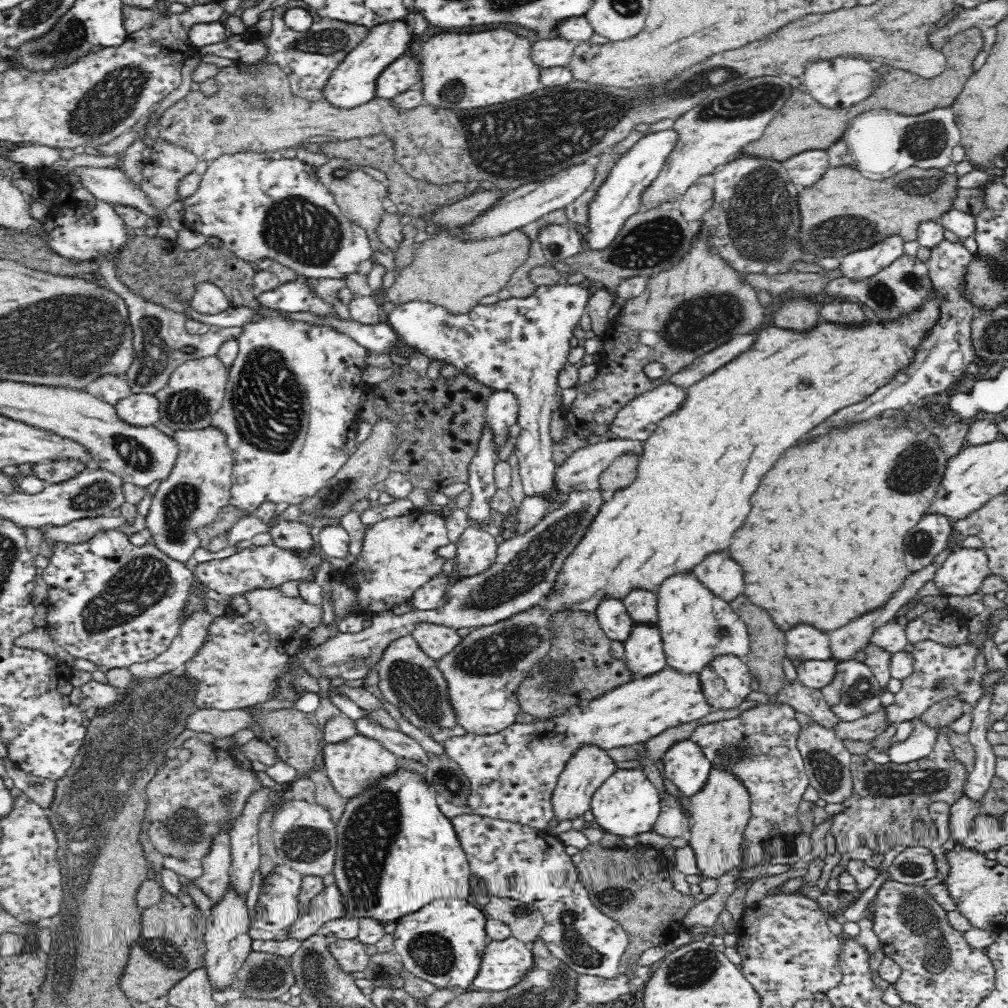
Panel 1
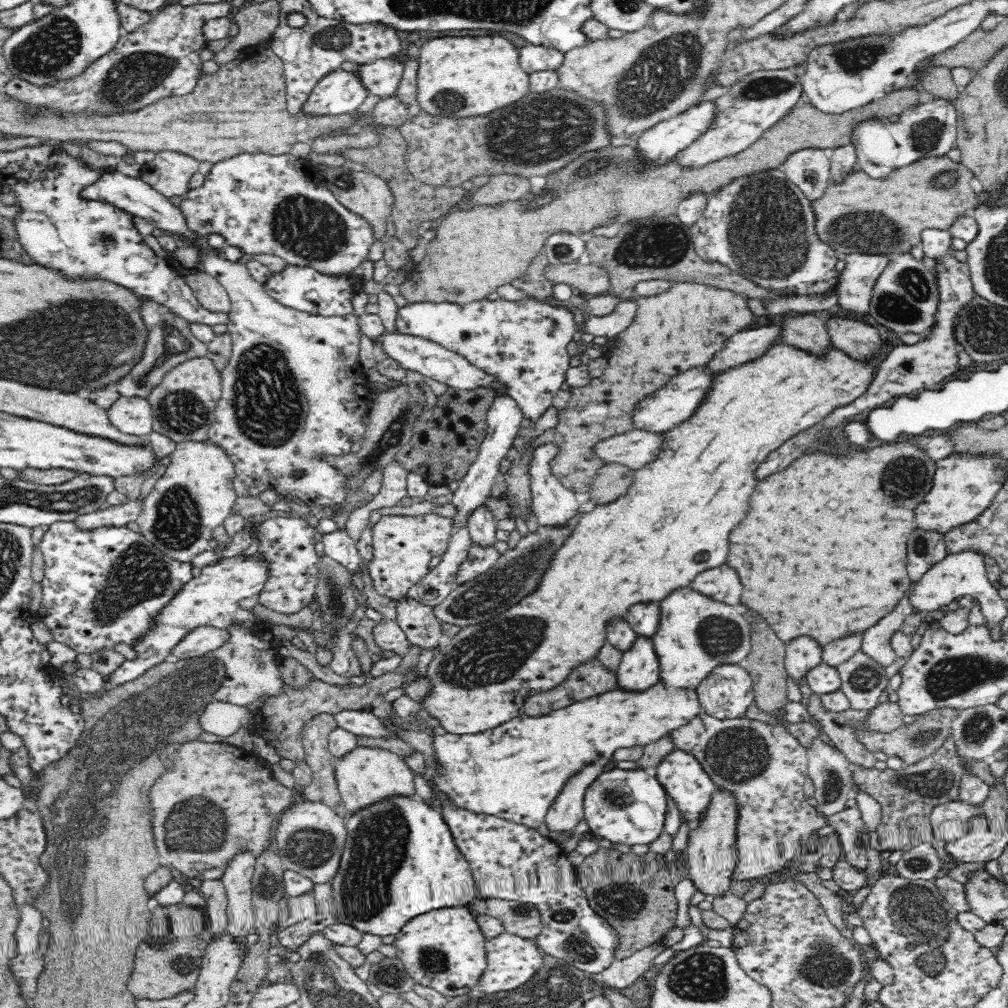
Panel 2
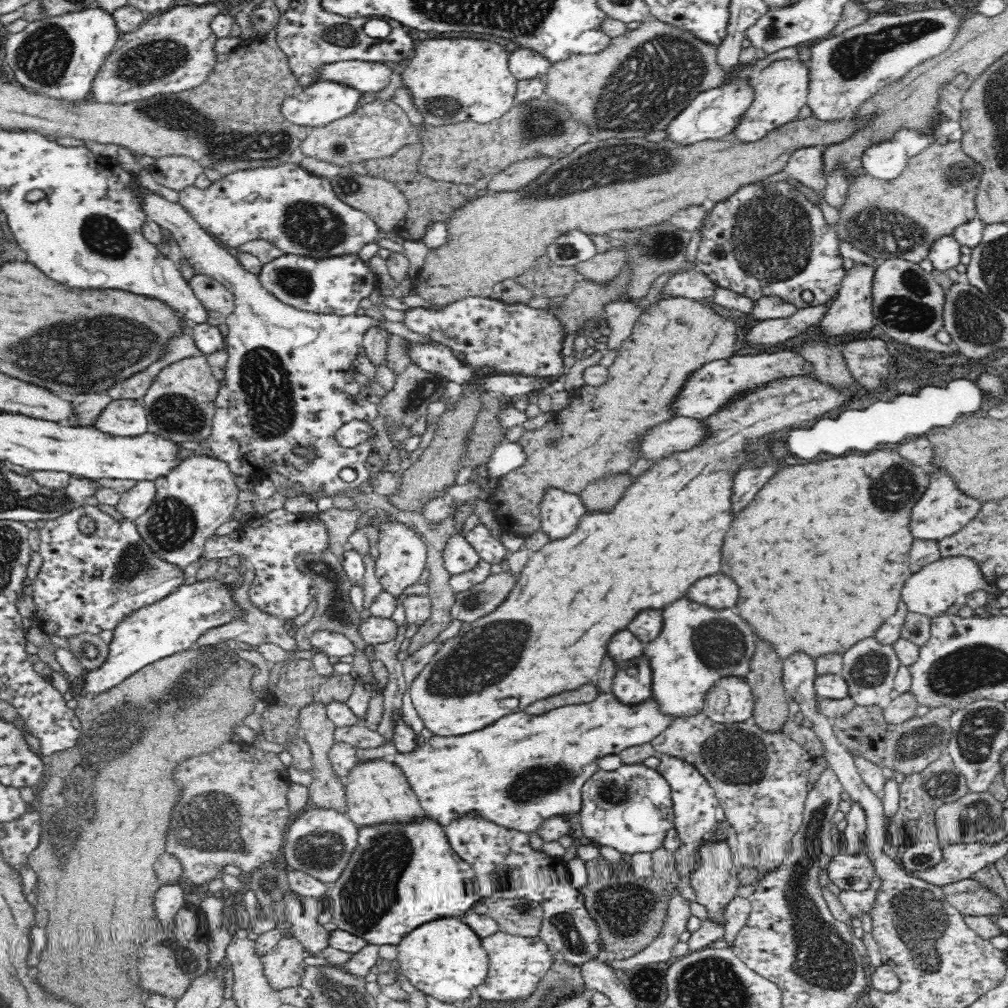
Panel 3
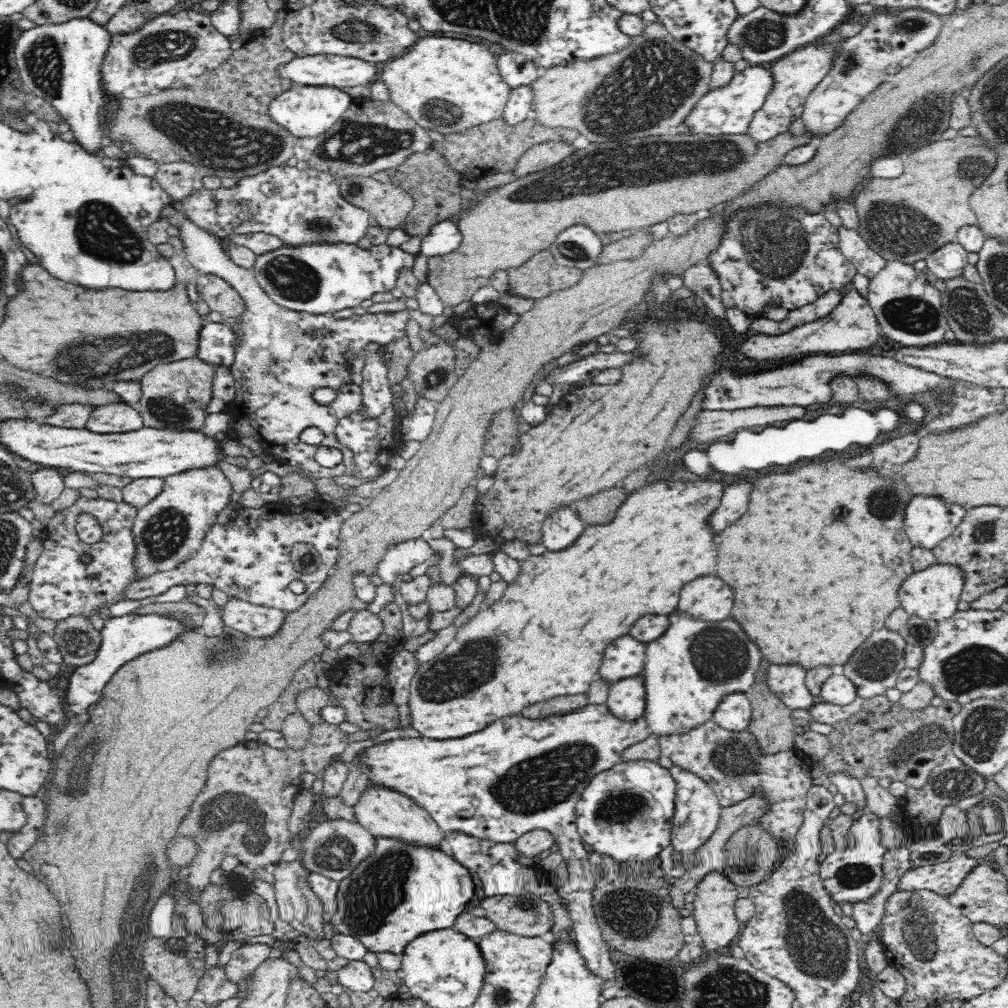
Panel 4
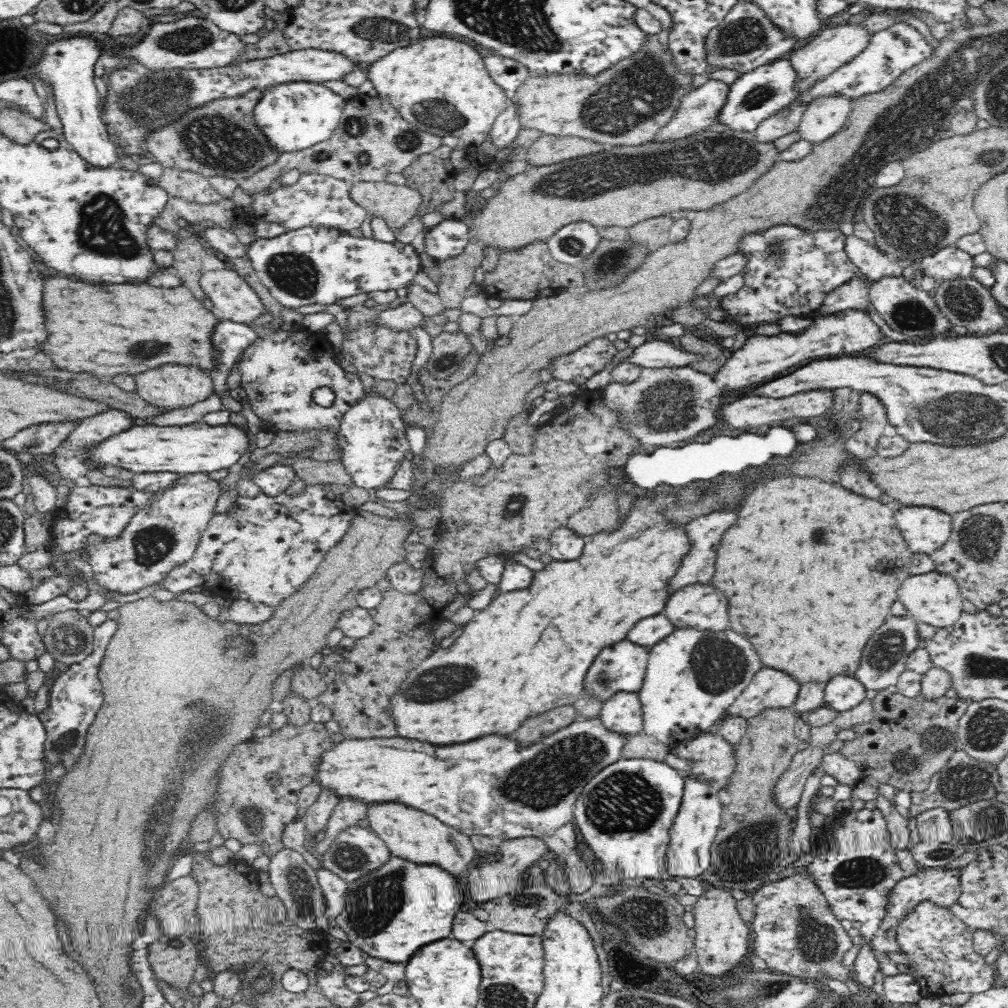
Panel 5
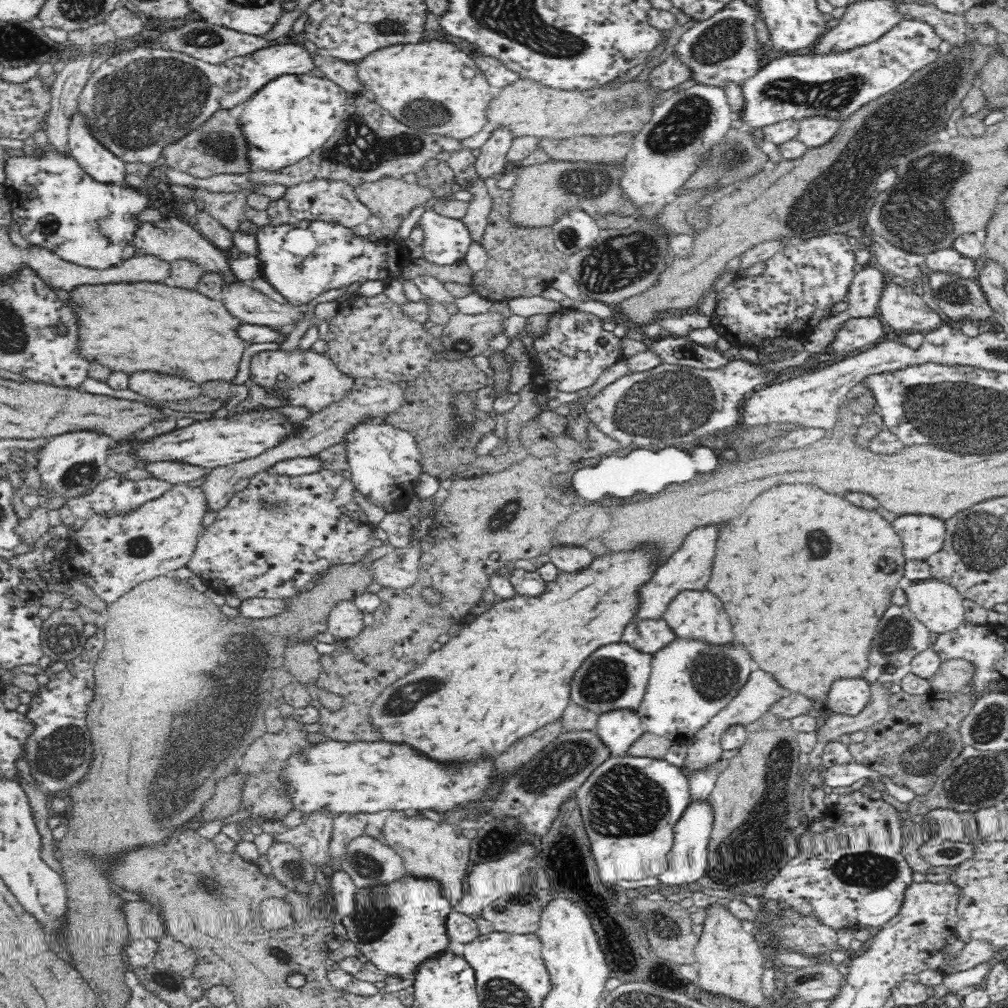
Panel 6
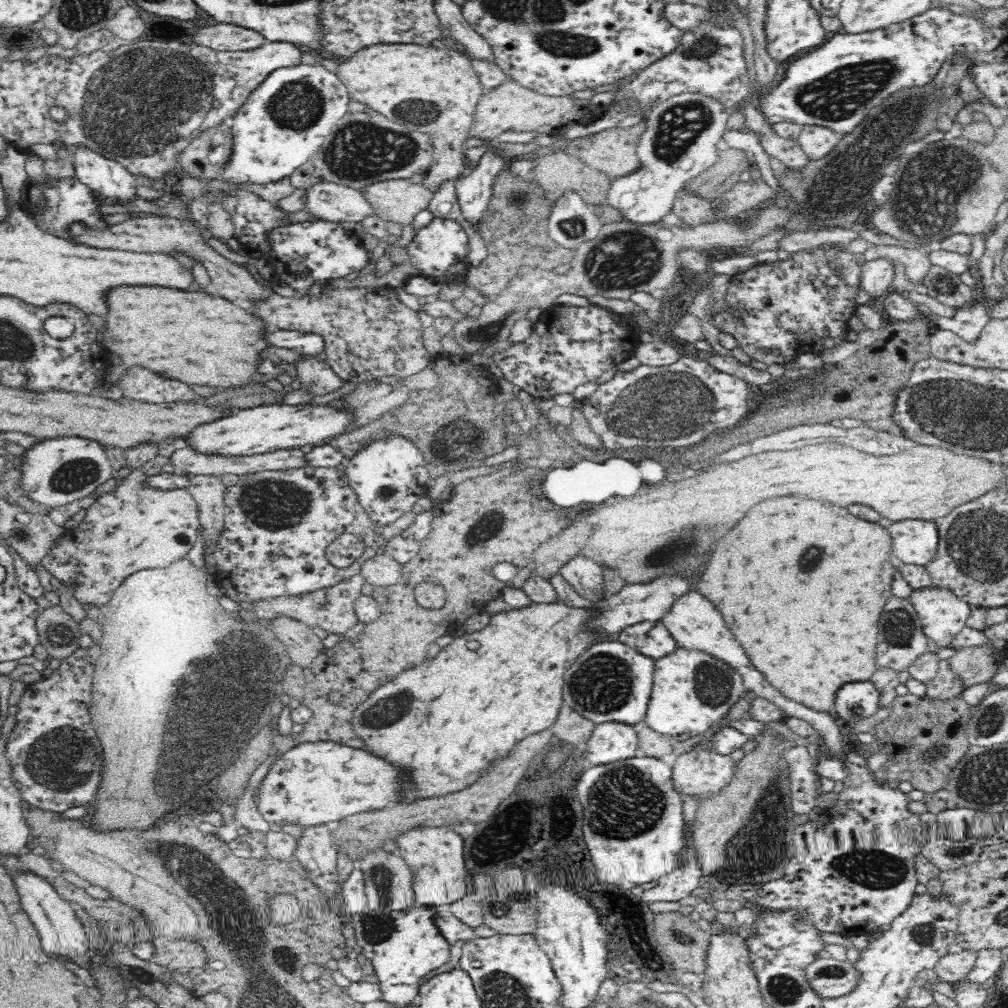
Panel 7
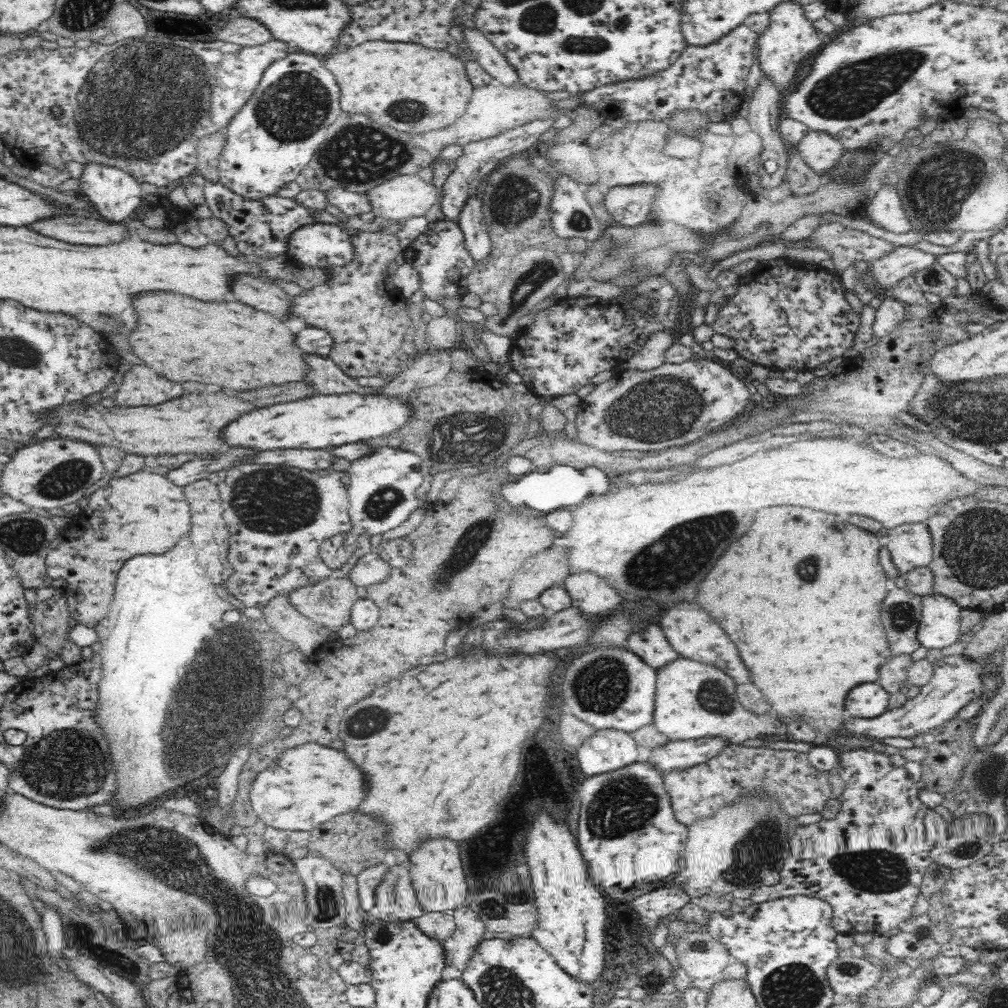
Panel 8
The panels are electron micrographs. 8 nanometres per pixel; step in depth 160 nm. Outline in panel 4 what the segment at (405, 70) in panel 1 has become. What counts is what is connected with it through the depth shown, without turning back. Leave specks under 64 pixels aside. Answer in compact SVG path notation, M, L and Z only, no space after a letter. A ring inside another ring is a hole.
M315 54L293 57L292 60L278 65L275 73L292 84L308 86L353 87L356 85L369 86L378 80L379 65L352 58L351 56Z

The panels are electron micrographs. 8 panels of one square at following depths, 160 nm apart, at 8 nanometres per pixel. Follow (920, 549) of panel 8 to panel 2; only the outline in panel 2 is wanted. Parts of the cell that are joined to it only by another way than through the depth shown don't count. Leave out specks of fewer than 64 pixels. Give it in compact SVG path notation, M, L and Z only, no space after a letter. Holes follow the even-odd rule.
M950 457L938 460L932 486L924 495L924 502L916 508L915 525L926 532L946 534L959 526L972 522L992 504L998 489L1004 484L1003 472L998 470L998 459L986 457Z

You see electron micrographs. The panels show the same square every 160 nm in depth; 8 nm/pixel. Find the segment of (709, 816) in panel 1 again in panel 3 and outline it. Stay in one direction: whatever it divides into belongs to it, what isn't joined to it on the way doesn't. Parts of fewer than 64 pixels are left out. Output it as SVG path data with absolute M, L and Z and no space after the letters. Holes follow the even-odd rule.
M712 842L712 844L701 844L699 856L701 857L702 866L699 870L692 872L689 885L693 888L696 895L695 901L702 904L707 910L707 918L718 927L726 927L724 919L724 908L730 904L732 898L738 896L738 868L734 867L733 856L728 844L725 842Z

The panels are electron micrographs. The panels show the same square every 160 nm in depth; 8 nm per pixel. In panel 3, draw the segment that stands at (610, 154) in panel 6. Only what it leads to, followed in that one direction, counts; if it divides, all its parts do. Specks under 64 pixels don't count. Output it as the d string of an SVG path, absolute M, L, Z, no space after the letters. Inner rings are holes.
M536 155L511 164L502 172L492 176L488 189L494 191L515 191L526 186L530 181L539 177L556 158L546 155Z

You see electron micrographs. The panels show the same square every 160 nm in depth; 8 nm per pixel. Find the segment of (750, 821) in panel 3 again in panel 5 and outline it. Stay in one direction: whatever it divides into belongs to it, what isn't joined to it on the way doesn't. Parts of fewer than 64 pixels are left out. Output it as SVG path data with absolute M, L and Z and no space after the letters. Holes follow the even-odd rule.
M707 731L670 748L675 756L690 760L692 764L689 772L706 777L713 784L714 791L728 784L727 778L733 769L733 750L734 746L728 744L719 733Z

